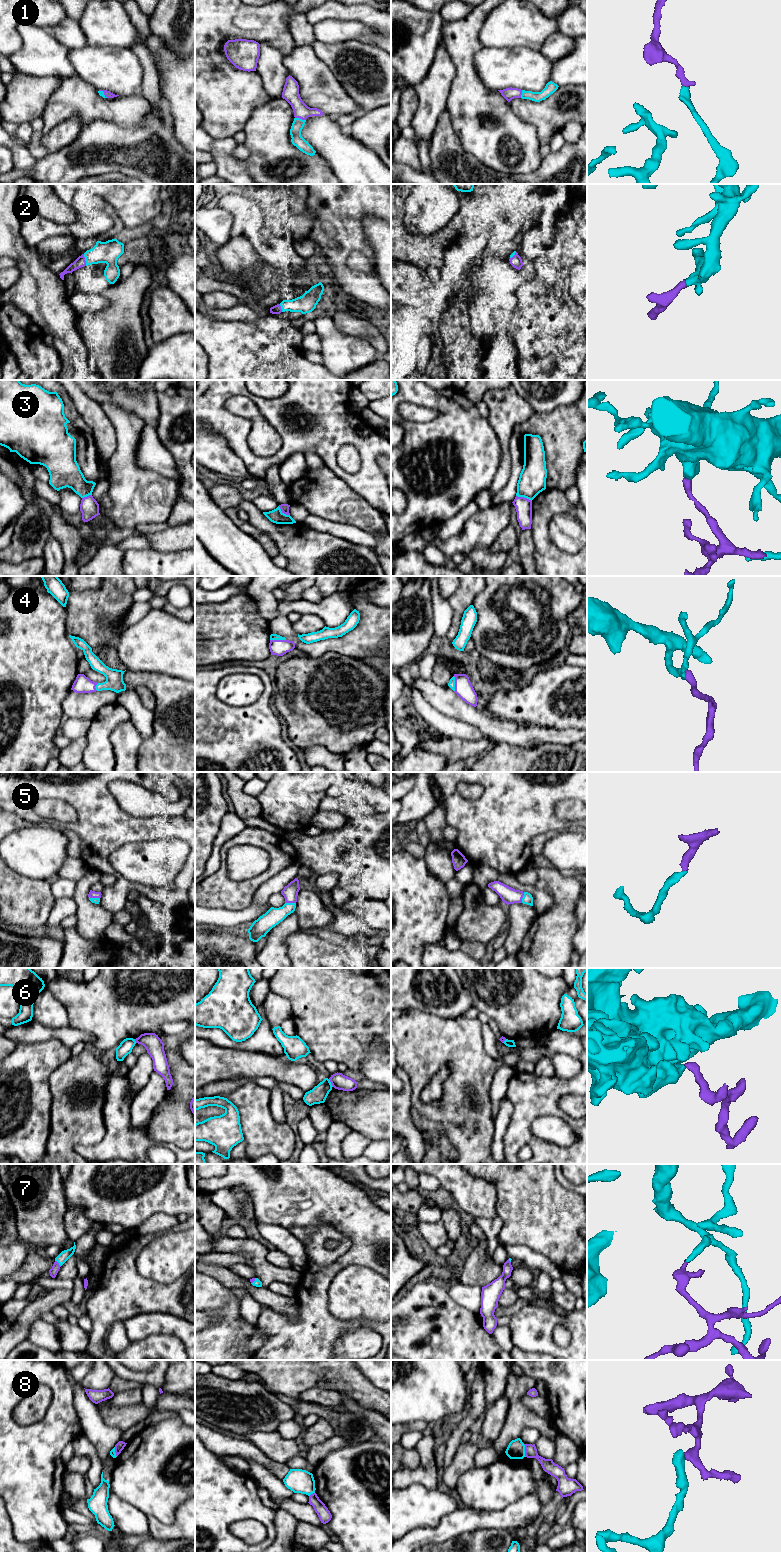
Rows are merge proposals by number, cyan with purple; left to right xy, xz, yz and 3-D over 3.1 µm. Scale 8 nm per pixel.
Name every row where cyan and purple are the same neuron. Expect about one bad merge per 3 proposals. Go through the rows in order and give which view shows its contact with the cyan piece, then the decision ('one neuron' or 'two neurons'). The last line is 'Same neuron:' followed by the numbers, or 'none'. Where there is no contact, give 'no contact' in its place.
1: contact in xz; one neuron
2: contact in xy; one neuron
3: contact in yz; two neurons
4: contact in xz; one neuron
5: contact in xz; one neuron
6: contact in xz; two neurons
7: contact in xy; one neuron
8: contact in yz; two neurons
Same neuron: 1, 2, 4, 5, 7

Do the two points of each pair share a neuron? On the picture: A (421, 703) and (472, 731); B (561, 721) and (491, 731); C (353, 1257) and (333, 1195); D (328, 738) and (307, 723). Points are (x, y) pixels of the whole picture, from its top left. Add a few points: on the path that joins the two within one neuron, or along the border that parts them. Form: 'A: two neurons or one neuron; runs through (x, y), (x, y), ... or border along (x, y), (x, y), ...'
A: one neuron; runs through (434, 716), (446, 726), (459, 729)
B: two neurons; border along (511, 720), (557, 729)
C: one neuron; runs through (357, 1242), (357, 1219), (348, 1210)
D: one neuron; runs through (323, 733), (312, 723)

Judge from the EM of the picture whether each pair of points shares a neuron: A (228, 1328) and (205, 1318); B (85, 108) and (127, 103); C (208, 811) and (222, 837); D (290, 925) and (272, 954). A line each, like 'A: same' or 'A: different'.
A: different
B: same
C: different
D: same

